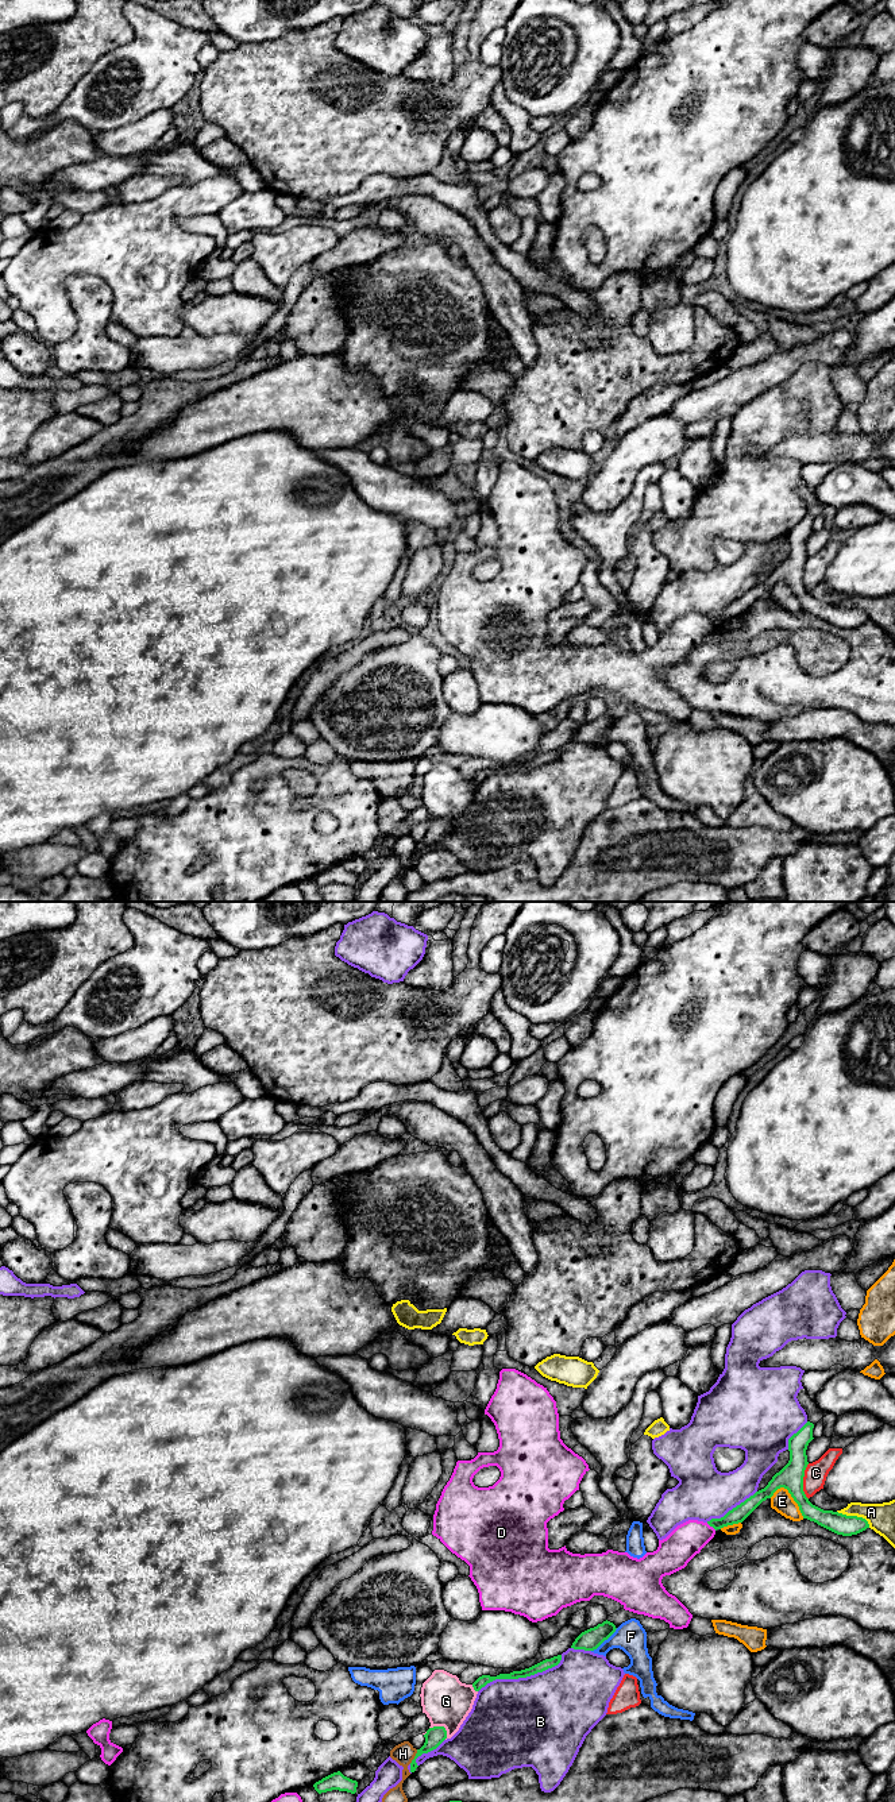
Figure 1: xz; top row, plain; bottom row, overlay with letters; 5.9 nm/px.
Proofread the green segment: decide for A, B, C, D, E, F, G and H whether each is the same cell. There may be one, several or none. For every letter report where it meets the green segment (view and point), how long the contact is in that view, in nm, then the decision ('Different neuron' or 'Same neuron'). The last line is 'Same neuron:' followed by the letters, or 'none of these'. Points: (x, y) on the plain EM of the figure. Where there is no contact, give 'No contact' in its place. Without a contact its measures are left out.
A: Touches green at xz (855, 609). Shared border 220 nm. Different neuron
B: Touches green at xz (521, 770). Shared border 550 nm. Different neuron
C: Touches green at xz (802, 574). Shared border 220 nm. Different neuron
D: Touches green at xz (712, 618). Shared border 80 nm. Different neuron
E: Touches green at xz (791, 589). Shared border 240 nm. Different neuron
F: Touches green at xz (604, 733). Shared border 220 nm. Different neuron
G: Touches green at xz (442, 820). Shared border 130 nm. Different neuron
H: Touches green at xz (415, 849). Shared border 100 nm. Different neuron
Same neuron: none of these

